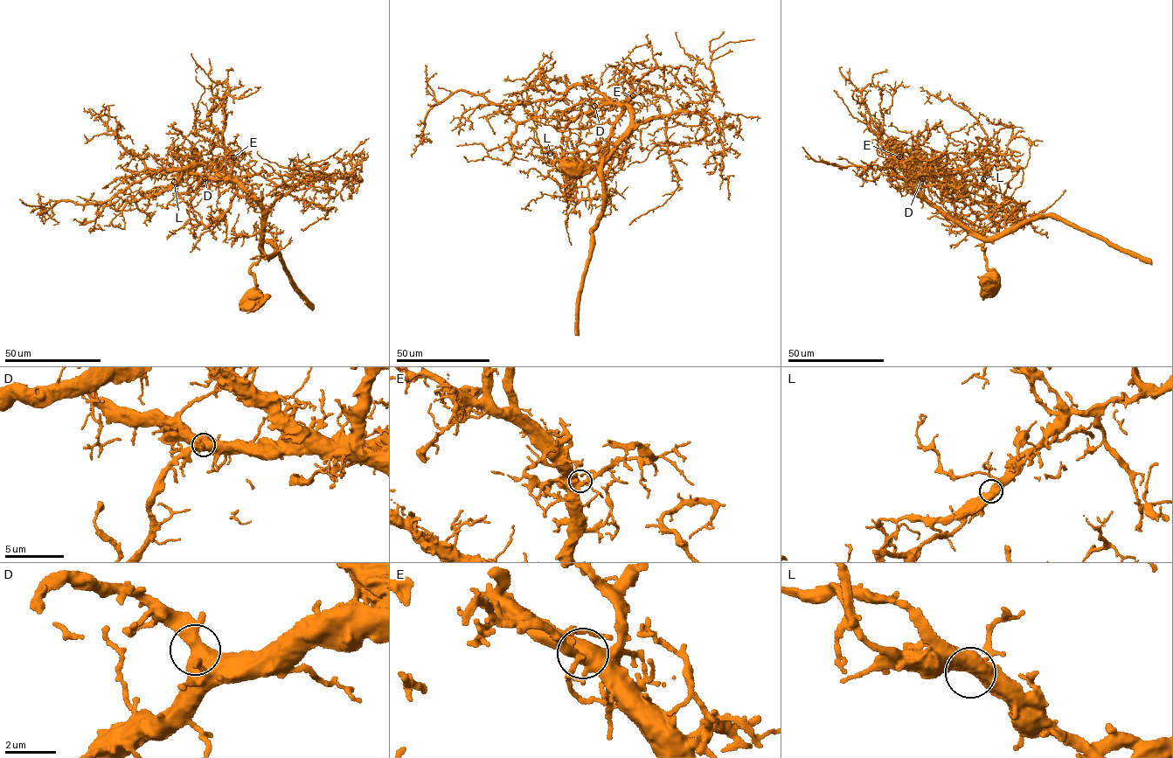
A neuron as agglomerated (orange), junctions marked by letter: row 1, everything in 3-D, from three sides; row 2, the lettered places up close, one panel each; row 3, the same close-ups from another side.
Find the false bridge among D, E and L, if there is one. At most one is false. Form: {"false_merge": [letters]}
{"false_merge": ["L"]}

